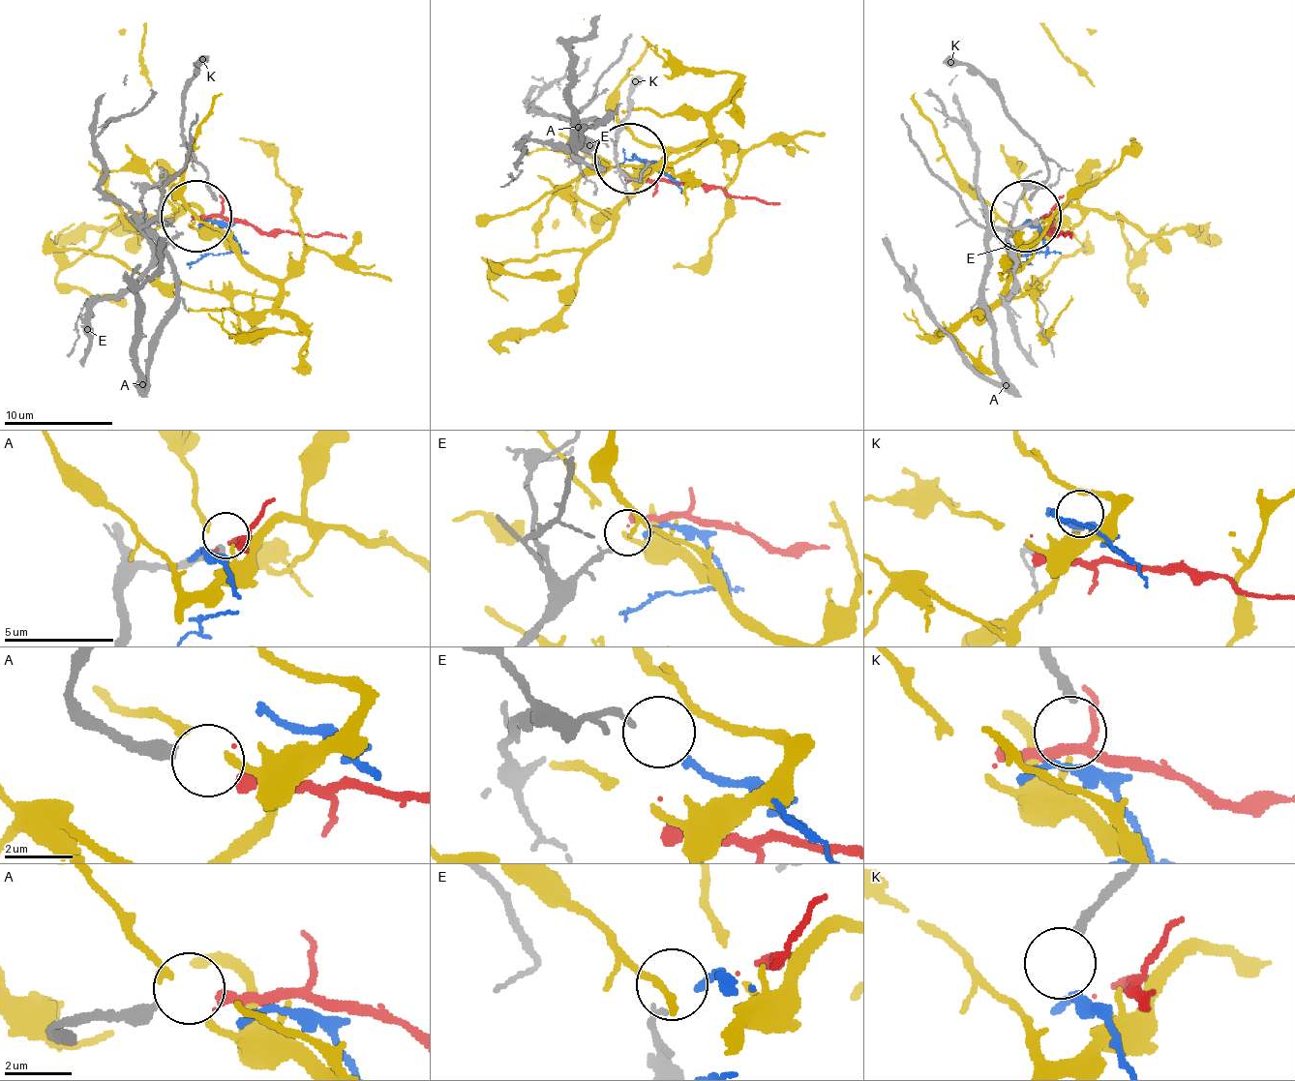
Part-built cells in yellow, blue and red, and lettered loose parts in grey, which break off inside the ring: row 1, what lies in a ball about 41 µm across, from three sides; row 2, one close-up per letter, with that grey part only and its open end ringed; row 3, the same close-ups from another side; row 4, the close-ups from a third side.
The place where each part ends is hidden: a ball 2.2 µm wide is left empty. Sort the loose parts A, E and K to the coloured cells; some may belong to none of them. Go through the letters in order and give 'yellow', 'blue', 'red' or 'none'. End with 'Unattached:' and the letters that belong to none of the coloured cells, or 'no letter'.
A: red
E: blue
K: none
Unattached: K

